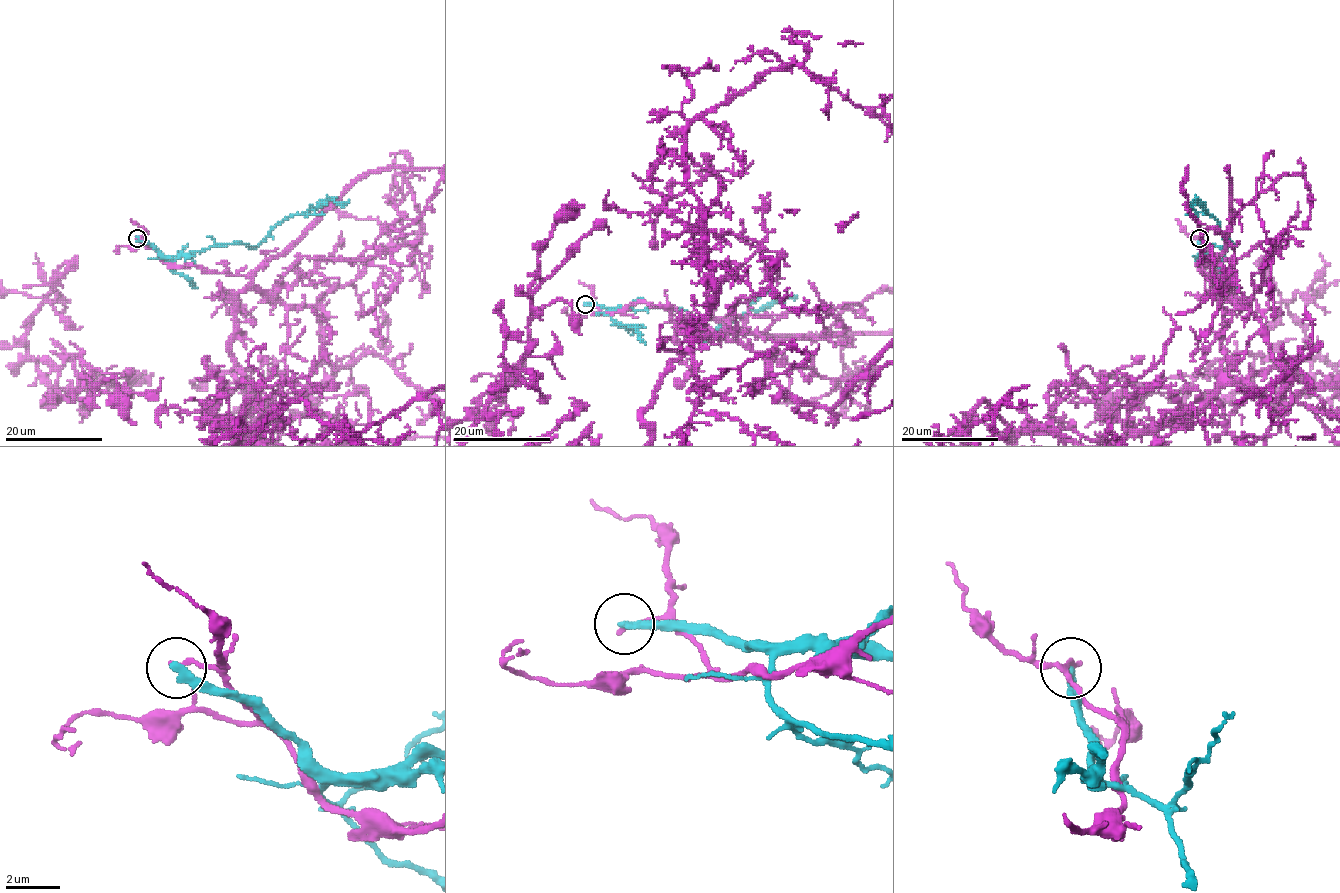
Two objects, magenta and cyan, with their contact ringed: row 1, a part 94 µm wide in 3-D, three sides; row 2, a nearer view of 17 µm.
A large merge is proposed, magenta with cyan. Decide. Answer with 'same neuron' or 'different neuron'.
different neuron

